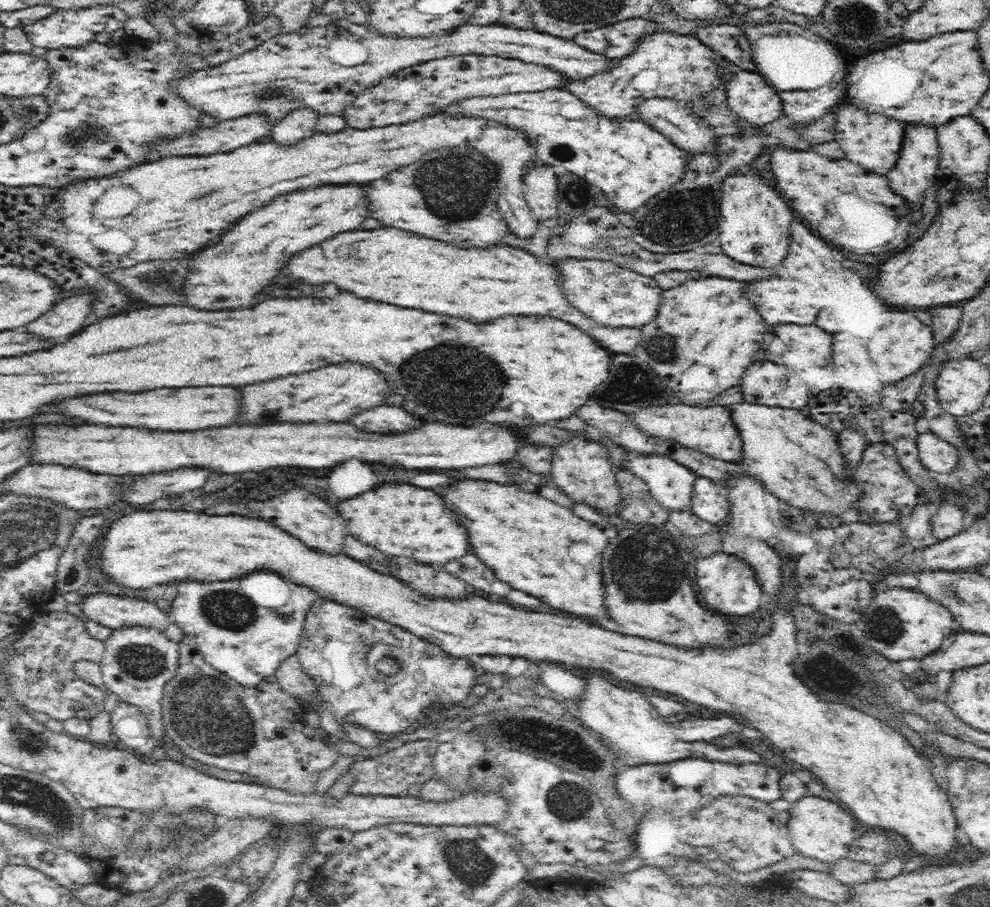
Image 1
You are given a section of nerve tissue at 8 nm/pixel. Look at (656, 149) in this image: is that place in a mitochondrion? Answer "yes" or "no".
no

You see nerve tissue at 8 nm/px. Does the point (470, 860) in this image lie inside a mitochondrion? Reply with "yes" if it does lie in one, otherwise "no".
yes

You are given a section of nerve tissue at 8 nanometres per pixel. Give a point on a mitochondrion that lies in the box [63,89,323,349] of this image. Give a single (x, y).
(161, 280)

